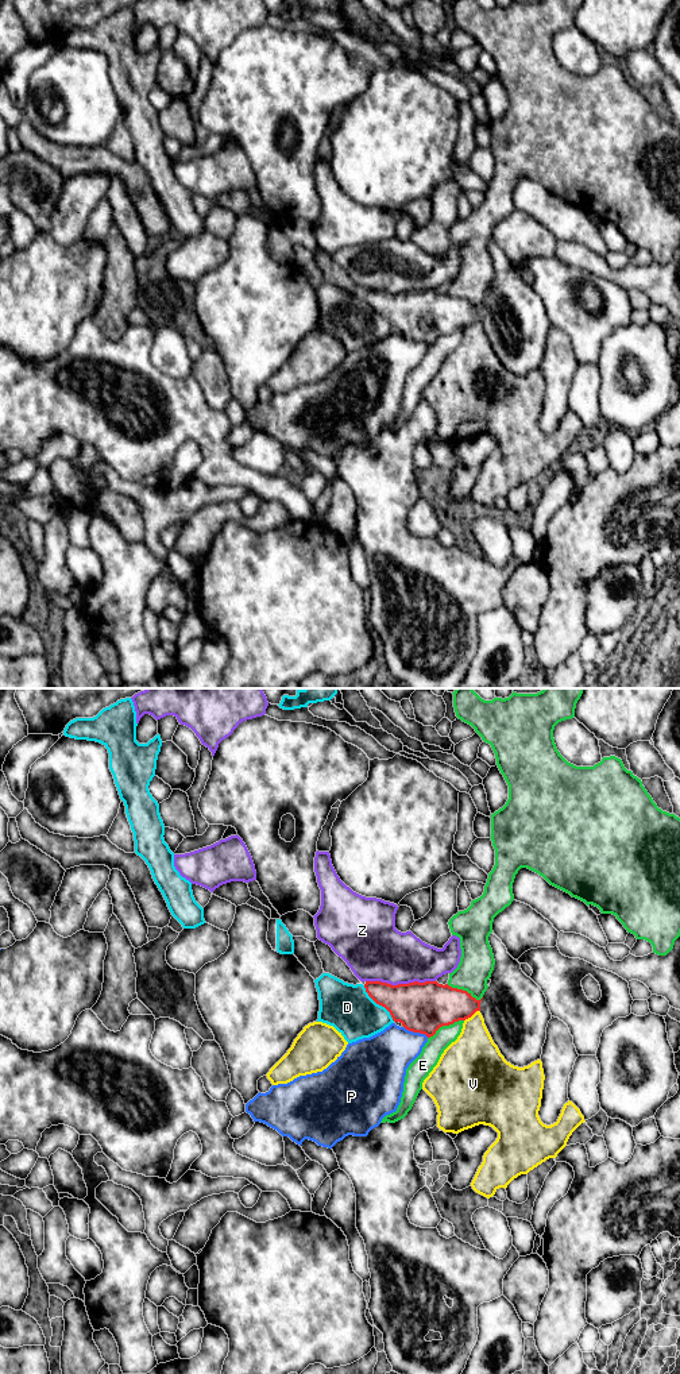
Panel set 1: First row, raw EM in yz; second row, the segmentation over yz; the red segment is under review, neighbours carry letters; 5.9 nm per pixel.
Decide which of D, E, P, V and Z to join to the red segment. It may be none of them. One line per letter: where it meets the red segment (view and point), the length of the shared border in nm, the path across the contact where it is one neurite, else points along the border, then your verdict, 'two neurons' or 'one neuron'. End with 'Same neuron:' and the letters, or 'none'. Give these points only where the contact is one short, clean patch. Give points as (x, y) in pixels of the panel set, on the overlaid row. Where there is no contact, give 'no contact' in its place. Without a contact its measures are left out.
D: contact yz (378, 1003); length 280 nm; border yz (363, 985), (364, 991), (394, 1021); two neurons
E: contact yz (445, 1025); length 240 nm; two neurons
P: contact yz (416, 1031); length 170 nm; two neurons
V: contact yz (471, 1015); length 120 nm; two neurons
Z: contact yz (401, 984); length 420 nm; two neurons
Same neuron: none

